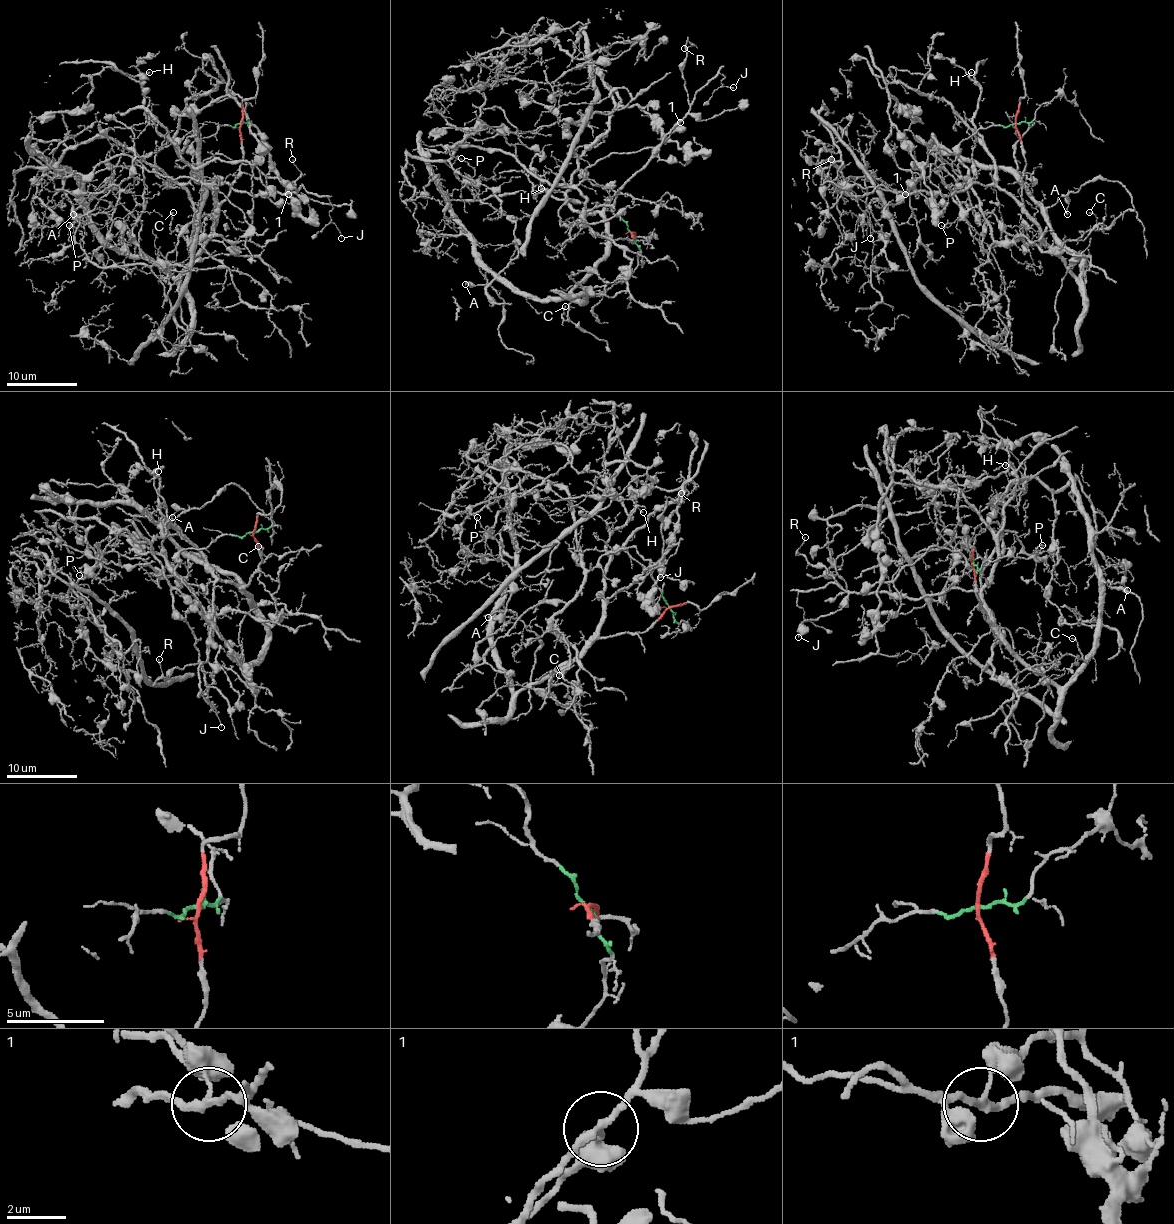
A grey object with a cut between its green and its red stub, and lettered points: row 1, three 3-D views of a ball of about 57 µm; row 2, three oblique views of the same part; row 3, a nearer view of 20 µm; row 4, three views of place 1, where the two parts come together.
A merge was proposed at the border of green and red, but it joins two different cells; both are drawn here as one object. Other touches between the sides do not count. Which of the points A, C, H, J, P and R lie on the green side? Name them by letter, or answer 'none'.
C, P

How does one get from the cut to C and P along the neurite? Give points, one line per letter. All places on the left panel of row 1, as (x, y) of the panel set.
C: (239, 123), (193, 144), (185, 187), (193, 242), (223, 236), (237, 252), (171, 231), (173, 211)
P: (239, 123), (193, 144), (185, 183), (111, 139), (74, 144), (58, 163), (82, 222), (68, 226)

